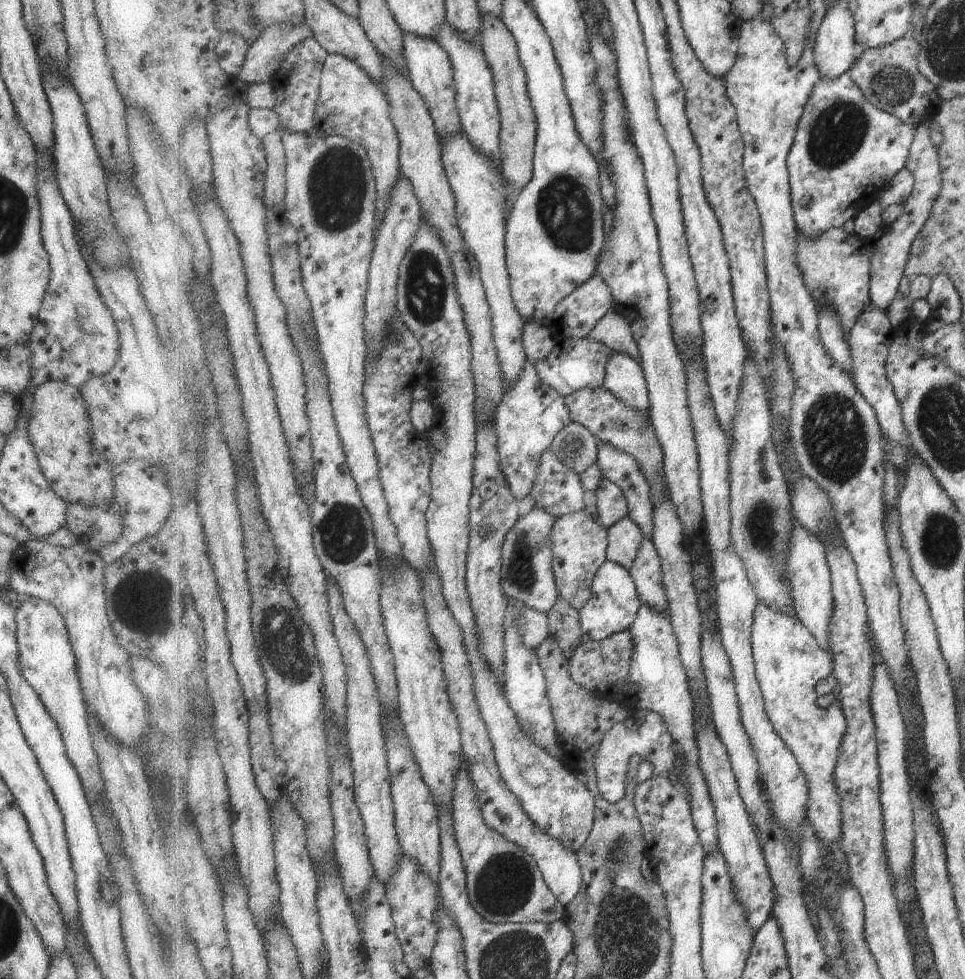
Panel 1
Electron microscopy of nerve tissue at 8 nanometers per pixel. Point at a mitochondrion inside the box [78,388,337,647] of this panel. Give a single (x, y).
(141, 602)

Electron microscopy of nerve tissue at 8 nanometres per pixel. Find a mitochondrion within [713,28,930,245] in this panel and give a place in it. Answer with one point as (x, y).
(836, 134)

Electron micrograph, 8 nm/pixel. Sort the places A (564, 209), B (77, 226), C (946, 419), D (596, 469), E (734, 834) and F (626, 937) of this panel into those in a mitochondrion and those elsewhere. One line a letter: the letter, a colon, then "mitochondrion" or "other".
A: mitochondrion
B: other
C: mitochondrion
D: other
E: other
F: mitochondrion

